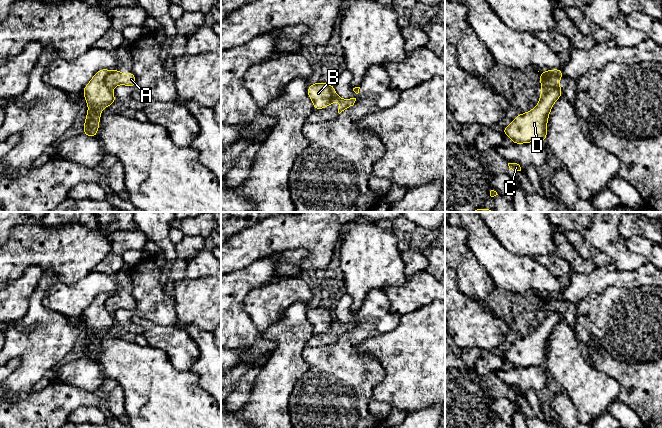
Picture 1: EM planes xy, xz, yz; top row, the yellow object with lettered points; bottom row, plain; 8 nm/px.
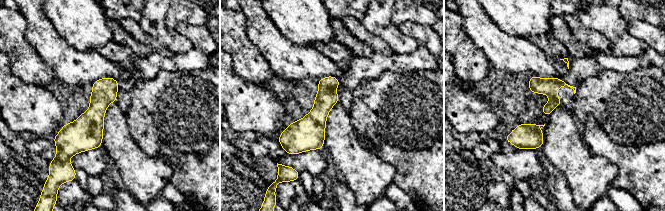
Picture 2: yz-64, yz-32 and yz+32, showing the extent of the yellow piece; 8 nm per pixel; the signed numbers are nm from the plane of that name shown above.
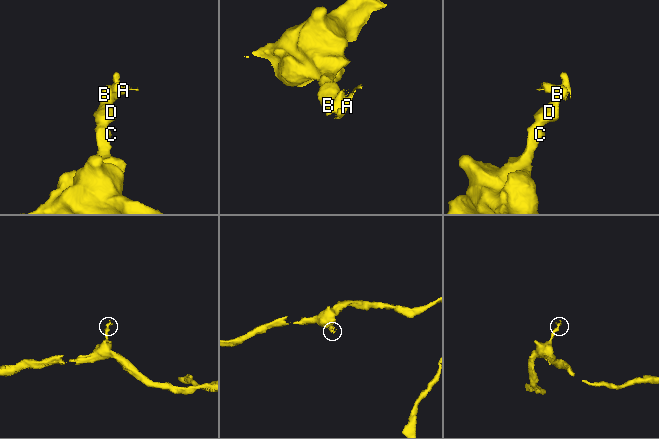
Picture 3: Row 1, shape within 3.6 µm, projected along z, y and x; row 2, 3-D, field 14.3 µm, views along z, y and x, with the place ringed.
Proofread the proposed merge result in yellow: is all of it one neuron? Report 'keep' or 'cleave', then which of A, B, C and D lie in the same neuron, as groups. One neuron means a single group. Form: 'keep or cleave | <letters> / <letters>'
cleave | A / B C D

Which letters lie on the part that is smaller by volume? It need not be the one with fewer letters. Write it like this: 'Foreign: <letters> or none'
Foreign: A

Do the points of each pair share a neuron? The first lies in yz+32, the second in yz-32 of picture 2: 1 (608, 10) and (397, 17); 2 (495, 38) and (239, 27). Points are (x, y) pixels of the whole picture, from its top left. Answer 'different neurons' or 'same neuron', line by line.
1: different neurons
2: different neurons

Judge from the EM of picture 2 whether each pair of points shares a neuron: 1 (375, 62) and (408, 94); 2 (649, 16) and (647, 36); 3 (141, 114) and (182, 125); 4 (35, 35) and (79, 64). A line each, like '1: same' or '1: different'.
1: different
2: different
3: same
4: same

